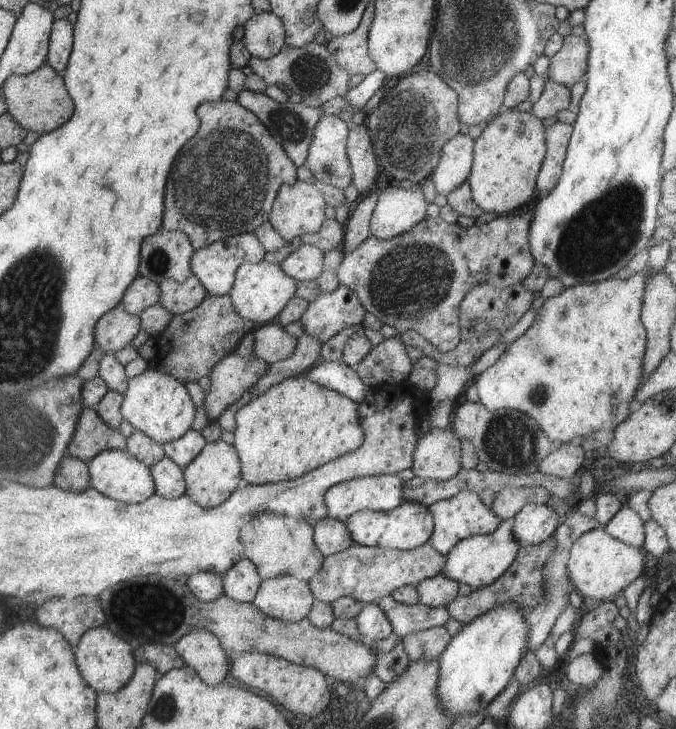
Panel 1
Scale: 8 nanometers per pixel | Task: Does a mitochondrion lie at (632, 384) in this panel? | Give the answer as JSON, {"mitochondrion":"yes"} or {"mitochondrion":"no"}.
{"mitochondrion":"no"}

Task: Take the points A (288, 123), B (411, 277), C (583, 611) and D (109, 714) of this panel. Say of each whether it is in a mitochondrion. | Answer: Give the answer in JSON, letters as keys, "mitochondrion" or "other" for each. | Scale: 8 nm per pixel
{"A":"mitochondrion","B":"mitochondrion","C":"other","D":"other"}

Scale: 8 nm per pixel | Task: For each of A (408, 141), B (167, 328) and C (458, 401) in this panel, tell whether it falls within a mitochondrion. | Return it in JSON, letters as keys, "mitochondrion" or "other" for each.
{"A":"mitochondrion","B":"other","C":"other"}

